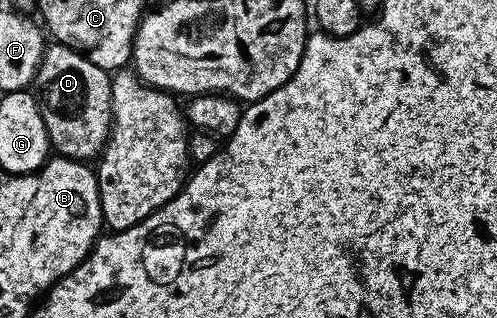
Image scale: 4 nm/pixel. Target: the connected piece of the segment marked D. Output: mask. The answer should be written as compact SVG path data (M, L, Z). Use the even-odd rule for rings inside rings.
M49 44L36 71L34 96L42 123L46 123L49 146L59 156L87 162L99 154L112 129L112 78L109 70L90 63L90 59L70 47Z

